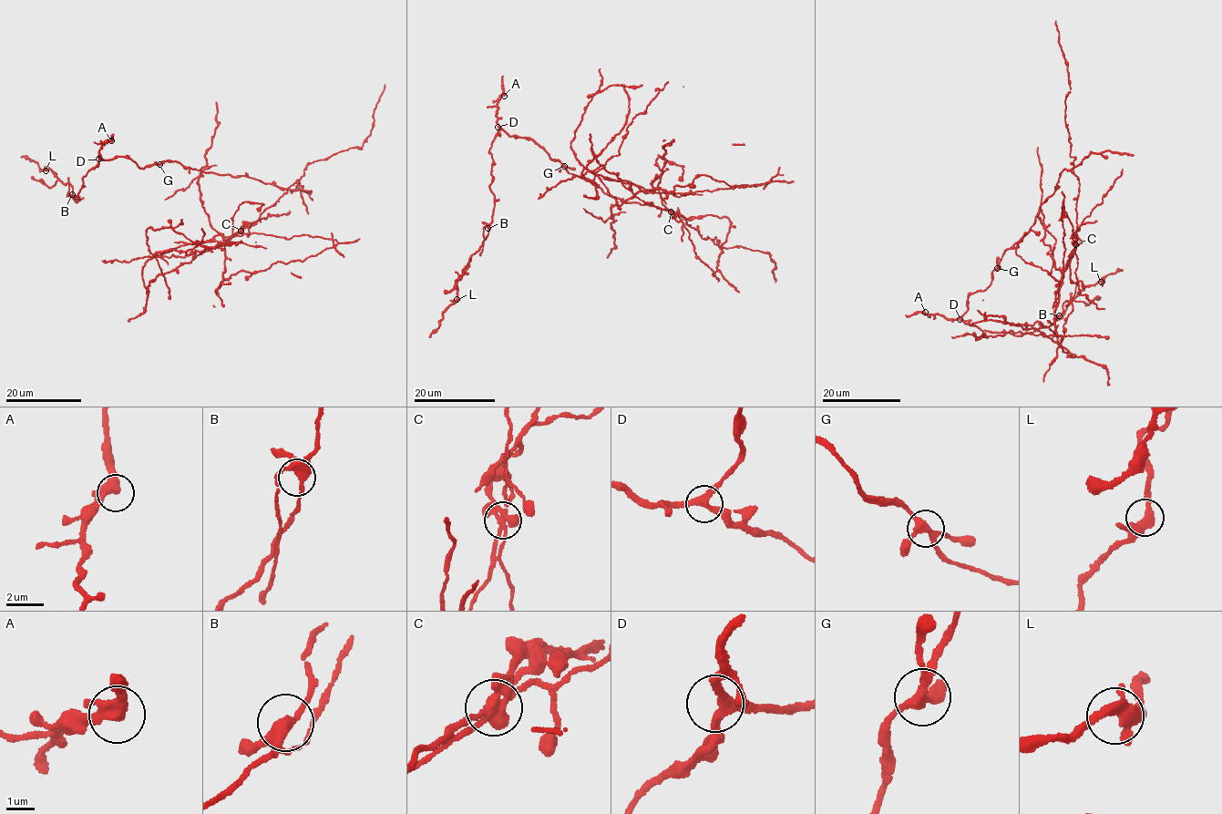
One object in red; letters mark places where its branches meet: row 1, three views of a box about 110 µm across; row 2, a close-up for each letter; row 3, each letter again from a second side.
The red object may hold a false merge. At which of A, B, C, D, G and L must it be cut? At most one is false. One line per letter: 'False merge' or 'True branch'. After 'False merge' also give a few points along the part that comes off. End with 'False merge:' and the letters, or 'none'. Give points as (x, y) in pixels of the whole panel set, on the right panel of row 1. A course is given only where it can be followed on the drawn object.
A: True branch
B: True branch
C: False merge. Course of the part to remove: (1075, 244), (1062, 272), (1066, 249), (1062, 208), (1076, 240), (1070, 278), (1078, 283), (1081, 294), (1104, 308)
D: True branch
G: True branch
L: True branch
False merge: C

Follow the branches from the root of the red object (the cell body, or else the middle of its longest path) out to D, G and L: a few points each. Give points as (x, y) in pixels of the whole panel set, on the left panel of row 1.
D: (276, 187), (247, 176), (202, 172), (176, 161), (165, 160), (139, 168), (127, 157), (98, 159)
G: (276, 187), (247, 176), (202, 172), (176, 161), (166, 160), (159, 164)
L: (276, 187), (176, 161), (139, 168), (116, 155), (82, 179), (77, 202), (71, 184), (46, 170)

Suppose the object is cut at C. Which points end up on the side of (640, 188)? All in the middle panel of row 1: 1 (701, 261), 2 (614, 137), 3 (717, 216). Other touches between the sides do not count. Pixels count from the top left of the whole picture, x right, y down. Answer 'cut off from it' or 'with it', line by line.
1: with it
2: with it
3: cut off from it

